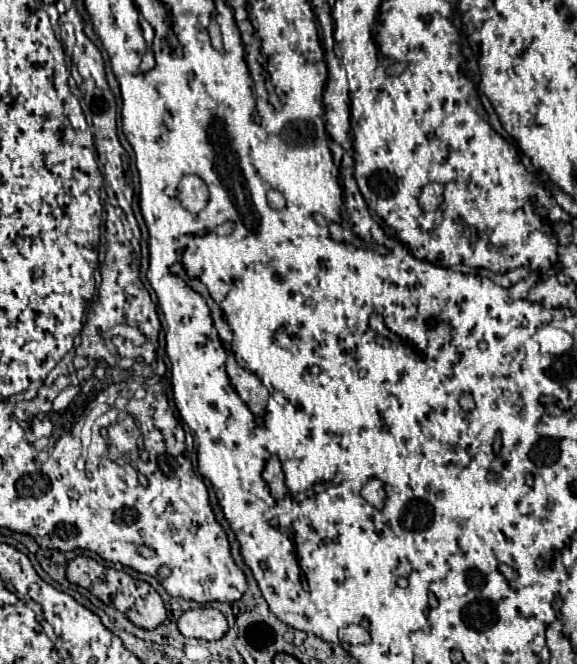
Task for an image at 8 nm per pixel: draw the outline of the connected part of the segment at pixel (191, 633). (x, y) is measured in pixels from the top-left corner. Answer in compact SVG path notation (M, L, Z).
M198 607L198 609L184 611L180 615L178 629L184 637L214 641L214 639L220 639L228 631L228 623L218 609Z

